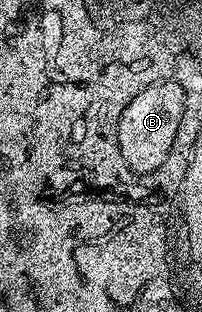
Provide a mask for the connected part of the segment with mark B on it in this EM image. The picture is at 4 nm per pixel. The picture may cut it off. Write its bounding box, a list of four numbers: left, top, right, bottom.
[117,80,185,176]

